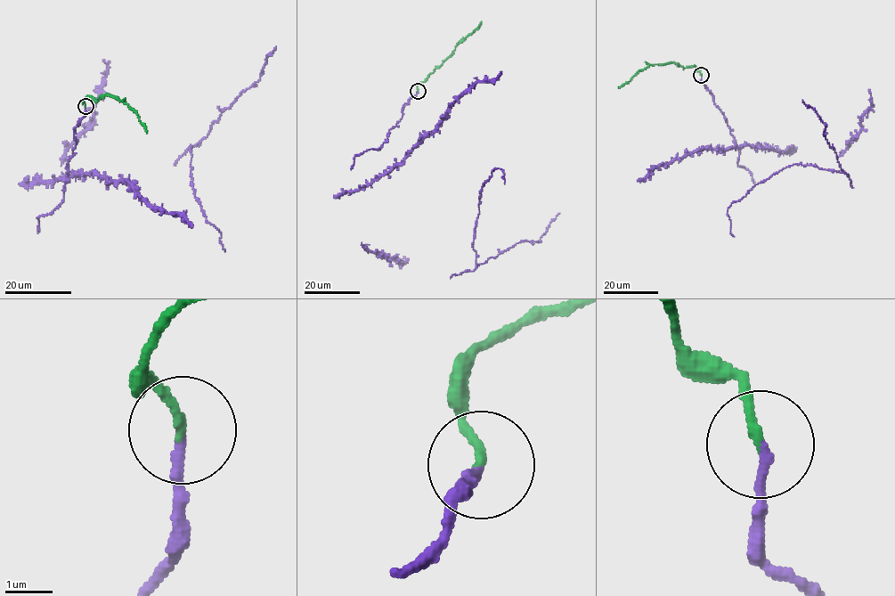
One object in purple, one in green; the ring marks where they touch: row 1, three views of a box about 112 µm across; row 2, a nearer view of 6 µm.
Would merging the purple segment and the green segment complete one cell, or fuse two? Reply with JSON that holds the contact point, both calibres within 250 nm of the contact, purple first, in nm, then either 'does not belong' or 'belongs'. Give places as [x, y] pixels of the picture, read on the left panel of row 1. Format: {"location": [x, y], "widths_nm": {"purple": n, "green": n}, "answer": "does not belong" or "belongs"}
{"location": [85, 106], "widths_nm": {"purple": 200, "green": 170}, "answer": "belongs"}

